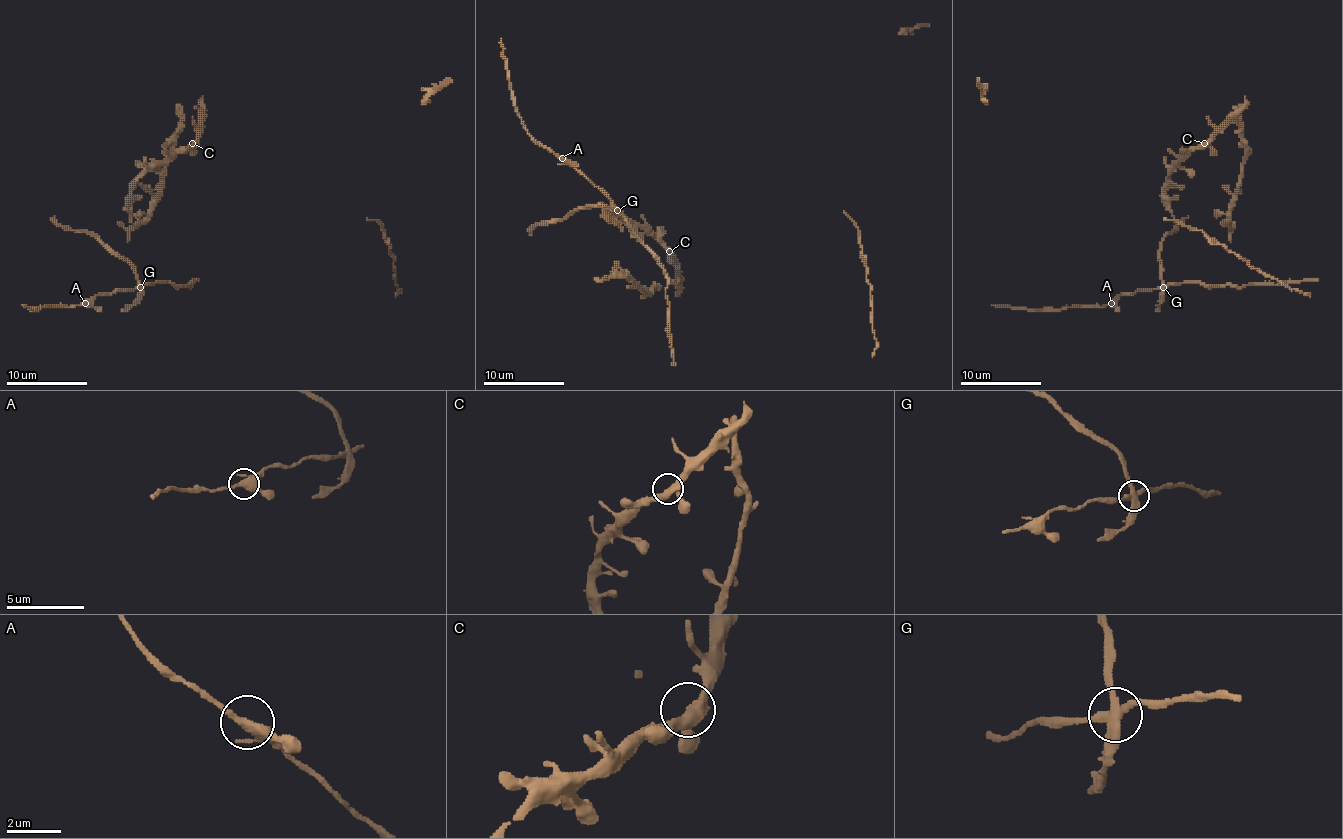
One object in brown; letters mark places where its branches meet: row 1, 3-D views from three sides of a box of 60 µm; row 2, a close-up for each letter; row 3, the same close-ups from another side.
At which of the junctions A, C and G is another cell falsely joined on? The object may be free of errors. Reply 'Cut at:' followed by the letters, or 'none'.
Cut at: G

